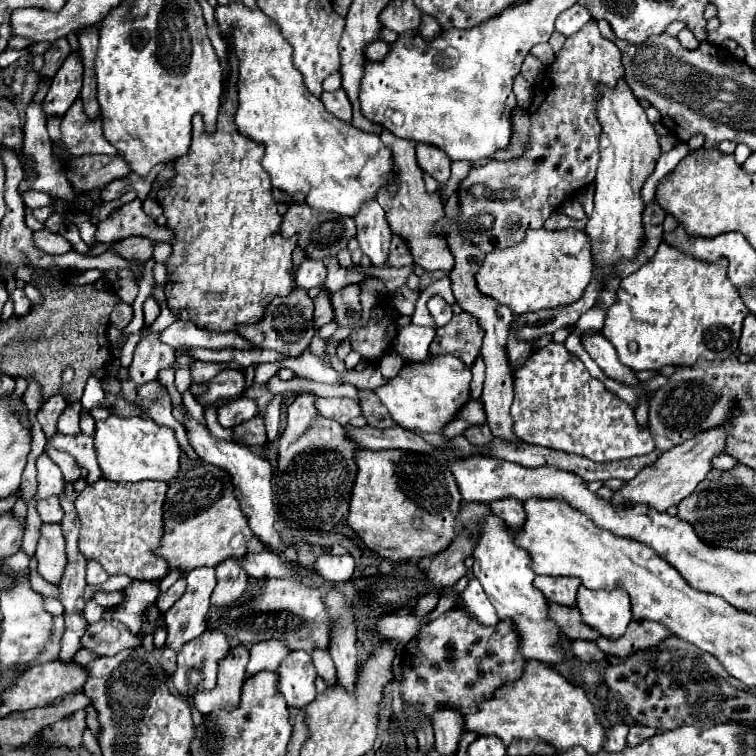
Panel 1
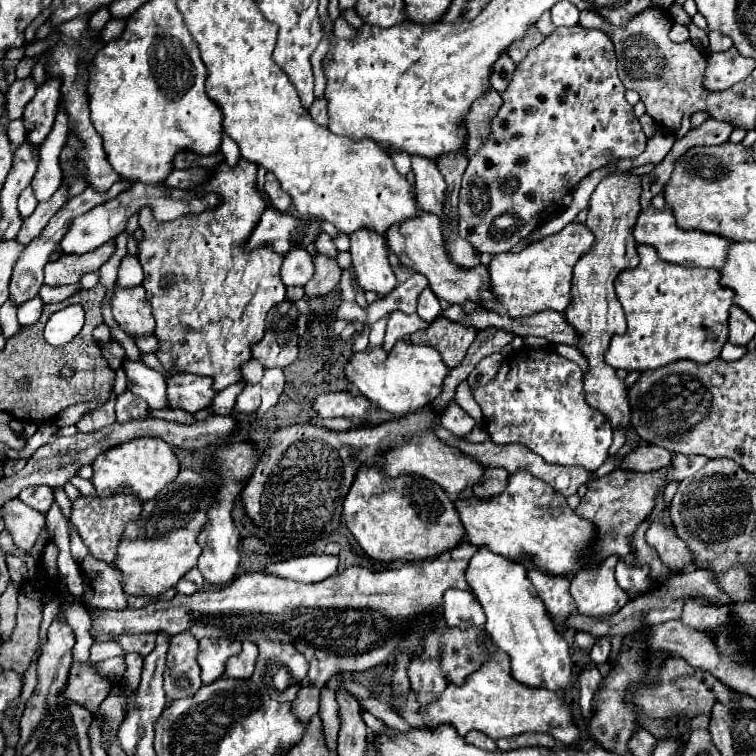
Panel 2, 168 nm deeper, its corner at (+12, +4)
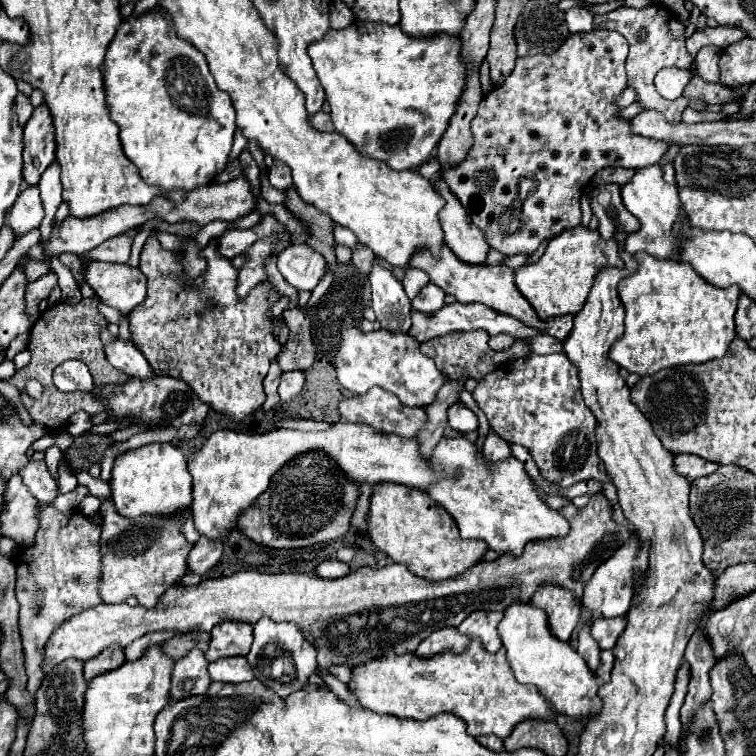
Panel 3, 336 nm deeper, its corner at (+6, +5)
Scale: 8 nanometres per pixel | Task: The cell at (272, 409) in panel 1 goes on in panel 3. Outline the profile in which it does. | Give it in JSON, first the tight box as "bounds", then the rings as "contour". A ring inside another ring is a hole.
{"bounds":[278,370,304,400],"contour":[[[294,370],[294,372],[284,372],[282,374],[282,380],[280,380],[280,388],[278,388],[278,394],[280,394],[280,400],[290,400],[294,396],[298,396],[304,388],[304,372],[300,370]]]}

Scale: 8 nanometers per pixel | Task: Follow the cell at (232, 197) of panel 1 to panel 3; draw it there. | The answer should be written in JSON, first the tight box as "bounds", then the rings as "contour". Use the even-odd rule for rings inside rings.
{"bounds":[128,236,282,422],"contour":[[[154,236],[148,238],[138,266],[148,276],[148,296],[142,304],[138,304],[138,308],[134,308],[134,312],[128,314],[130,334],[134,346],[140,348],[142,356],[146,356],[156,376],[172,376],[184,380],[190,390],[194,390],[194,394],[212,410],[232,418],[234,422],[242,422],[264,404],[266,394],[262,388],[262,380],[268,372],[270,362],[282,350],[272,334],[276,324],[272,324],[272,320],[266,316],[270,284],[258,284],[258,288],[250,290],[248,298],[240,300],[236,296],[238,270],[230,264],[230,260],[218,254],[214,240],[202,250],[202,256],[208,260],[206,272],[198,280],[182,284],[182,264],[178,256],[160,248],[160,242]]]}

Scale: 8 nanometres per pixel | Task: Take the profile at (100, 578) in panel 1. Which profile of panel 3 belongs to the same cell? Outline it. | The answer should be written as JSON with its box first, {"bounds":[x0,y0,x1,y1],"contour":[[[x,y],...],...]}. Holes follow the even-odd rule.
{"bounds":[58,468,78,492],"contour":[[[58,468],[58,474],[60,474],[60,492],[70,492],[78,486],[76,482],[76,476],[70,476],[70,472],[62,472],[62,468]]]}

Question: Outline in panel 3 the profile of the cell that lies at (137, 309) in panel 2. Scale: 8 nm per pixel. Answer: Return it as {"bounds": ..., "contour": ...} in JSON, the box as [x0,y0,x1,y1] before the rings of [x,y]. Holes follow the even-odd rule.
{"bounds":[84,262,146,314],"contour":[[[90,262],[84,272],[84,282],[104,304],[124,314],[146,298],[146,276],[140,268],[130,268],[128,264]]]}

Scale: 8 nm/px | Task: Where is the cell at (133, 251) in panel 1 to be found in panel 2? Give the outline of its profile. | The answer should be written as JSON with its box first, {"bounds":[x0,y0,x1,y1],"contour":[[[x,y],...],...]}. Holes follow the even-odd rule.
{"bounds":[44,241,116,285],"contour":[[[108,241],[84,255],[62,255],[58,261],[50,261],[44,269],[46,285],[68,285],[78,283],[78,279],[90,271],[98,271],[116,251],[116,243]]]}

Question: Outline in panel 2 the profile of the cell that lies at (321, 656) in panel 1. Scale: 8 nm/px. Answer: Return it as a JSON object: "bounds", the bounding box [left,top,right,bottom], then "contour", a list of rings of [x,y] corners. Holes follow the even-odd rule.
{"bounds":[320,685,340,754],"contour":[[[324,685],[324,689],[320,691],[320,717],[322,723],[326,727],[326,743],[334,753],[337,754],[337,739],[340,725],[338,725],[338,703],[334,697],[334,691]]]}

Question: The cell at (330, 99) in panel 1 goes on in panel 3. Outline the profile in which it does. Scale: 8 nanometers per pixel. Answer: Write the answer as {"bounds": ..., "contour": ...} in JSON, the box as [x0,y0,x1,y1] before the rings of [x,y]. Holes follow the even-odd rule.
{"bounds":[310,112,334,132],"contour":[[[318,112],[318,114],[310,116],[310,124],[318,132],[332,132],[334,130],[334,124],[326,112]]]}

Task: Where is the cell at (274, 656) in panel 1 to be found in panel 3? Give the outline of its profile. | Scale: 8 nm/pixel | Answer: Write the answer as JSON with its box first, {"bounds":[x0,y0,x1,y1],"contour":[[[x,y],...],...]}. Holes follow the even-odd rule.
{"bounds":[208,656,254,682],"contour":[[[232,656],[232,658],[222,658],[214,660],[208,664],[208,674],[216,682],[248,682],[254,678],[248,662],[244,656]]]}

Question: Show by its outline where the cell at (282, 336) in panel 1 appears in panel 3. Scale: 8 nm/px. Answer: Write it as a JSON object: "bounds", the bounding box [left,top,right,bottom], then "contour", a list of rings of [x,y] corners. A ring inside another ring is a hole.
{"bounds":[278,308,316,372],"contour":[[[298,308],[286,312],[286,324],[290,328],[290,340],[278,354],[278,364],[284,372],[288,370],[310,370],[316,358],[316,346],[312,344],[310,320]]]}

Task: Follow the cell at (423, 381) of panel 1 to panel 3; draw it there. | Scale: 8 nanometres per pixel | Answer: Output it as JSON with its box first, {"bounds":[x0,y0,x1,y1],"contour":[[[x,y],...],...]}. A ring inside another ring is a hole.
{"bounds":[334,328,444,406],"contour":[[[360,328],[344,330],[334,366],[338,382],[352,394],[366,394],[372,386],[380,386],[396,394],[406,406],[428,406],[444,384],[444,374],[434,366],[432,358],[420,352],[420,344],[410,334],[392,334],[384,328],[372,332],[362,332]]]}

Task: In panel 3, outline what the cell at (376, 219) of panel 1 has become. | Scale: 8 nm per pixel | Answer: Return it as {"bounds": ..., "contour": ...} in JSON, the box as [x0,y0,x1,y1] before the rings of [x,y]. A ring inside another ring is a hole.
{"bounds":[370,262,410,332],"contour":[[[374,262],[370,272],[370,286],[372,286],[372,308],[376,312],[376,320],[388,332],[402,332],[410,330],[410,298],[406,296],[402,284],[394,278],[390,270]]]}

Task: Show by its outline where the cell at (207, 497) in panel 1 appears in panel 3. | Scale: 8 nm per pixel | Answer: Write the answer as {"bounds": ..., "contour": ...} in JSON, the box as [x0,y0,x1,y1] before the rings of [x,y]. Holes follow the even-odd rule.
{"bounds":[98,502,192,608],"contour":[[[102,502],[102,584],[98,586],[102,602],[120,604],[134,596],[142,606],[152,608],[162,592],[186,574],[186,556],[192,550],[192,544],[180,532],[186,516],[190,514],[124,518],[112,502]]]}

